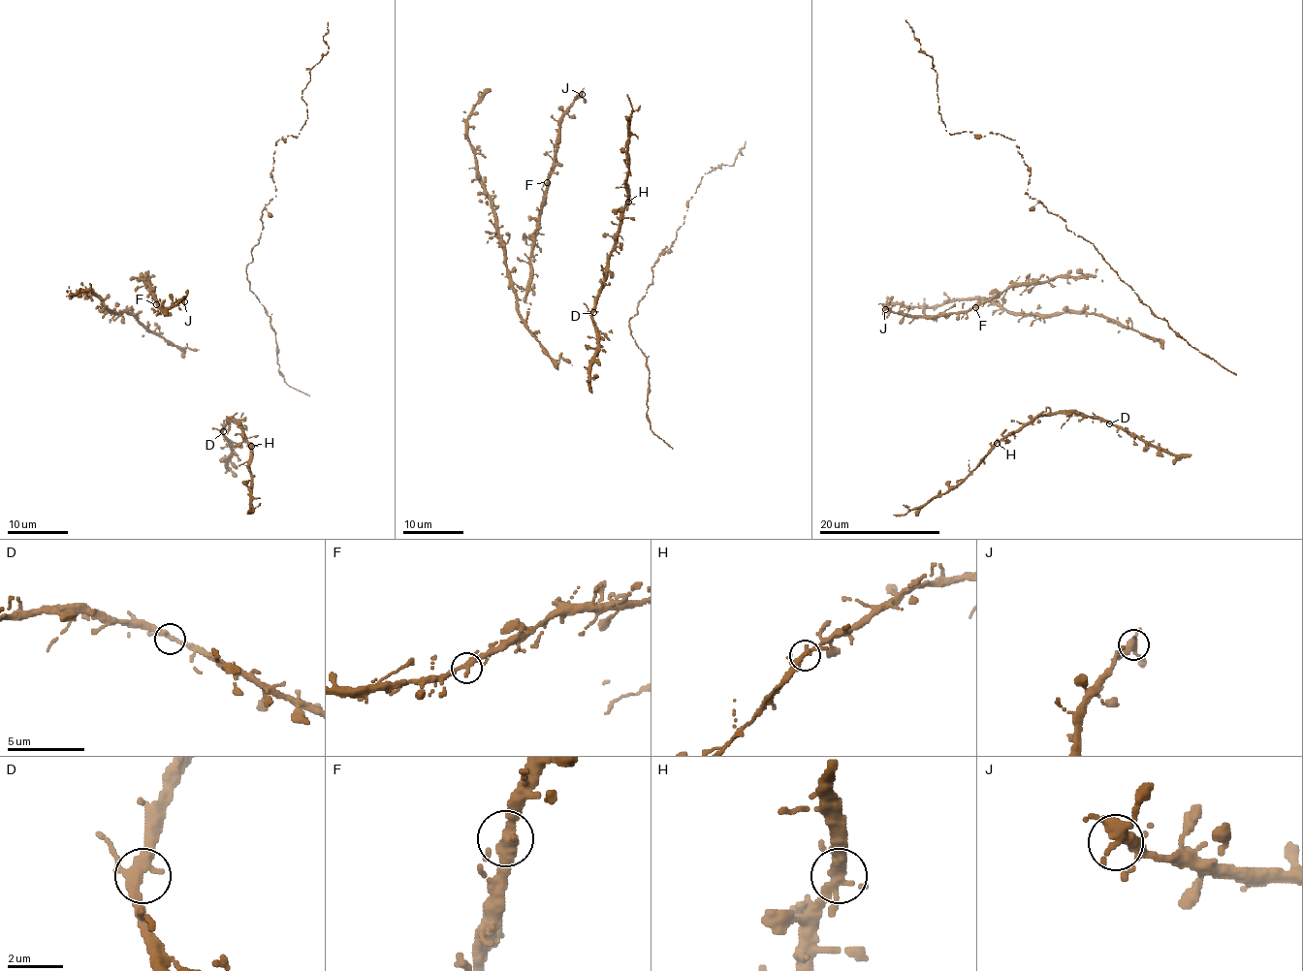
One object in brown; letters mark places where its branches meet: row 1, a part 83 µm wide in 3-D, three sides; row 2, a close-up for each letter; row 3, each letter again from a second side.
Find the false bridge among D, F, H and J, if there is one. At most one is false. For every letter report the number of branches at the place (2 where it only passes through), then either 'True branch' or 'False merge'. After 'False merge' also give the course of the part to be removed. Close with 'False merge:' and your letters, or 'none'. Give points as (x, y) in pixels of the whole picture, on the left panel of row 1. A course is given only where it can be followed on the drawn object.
D: Branches: 3. True branch
F: Branches: 3. True branch
H: Branches: 3. True branch
J: Branches: 3. True branch
False merge: none

